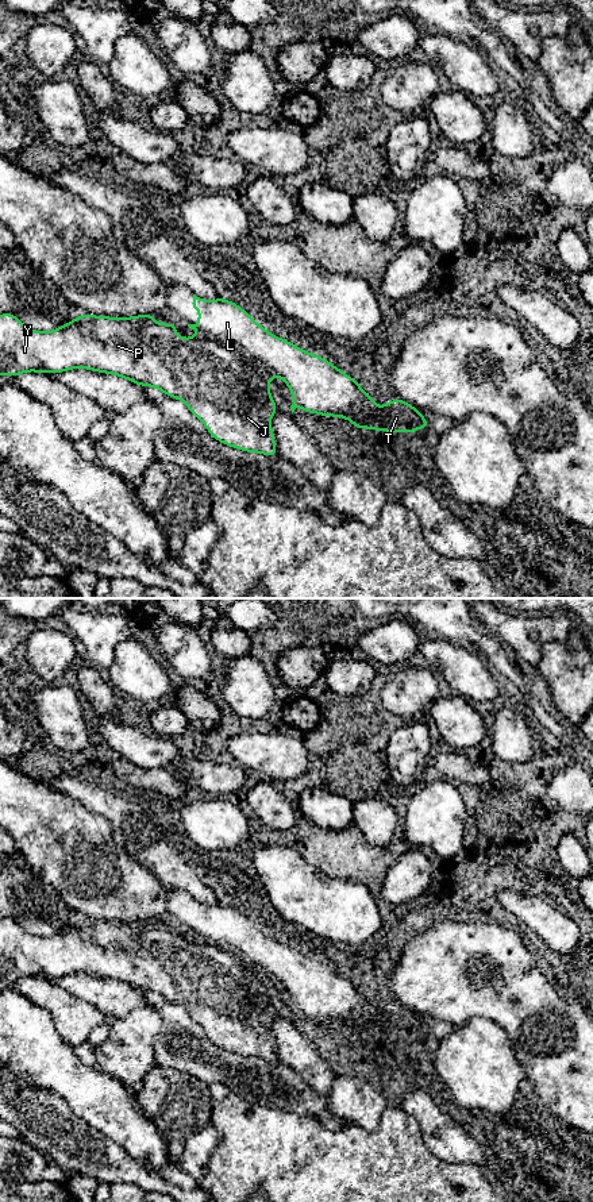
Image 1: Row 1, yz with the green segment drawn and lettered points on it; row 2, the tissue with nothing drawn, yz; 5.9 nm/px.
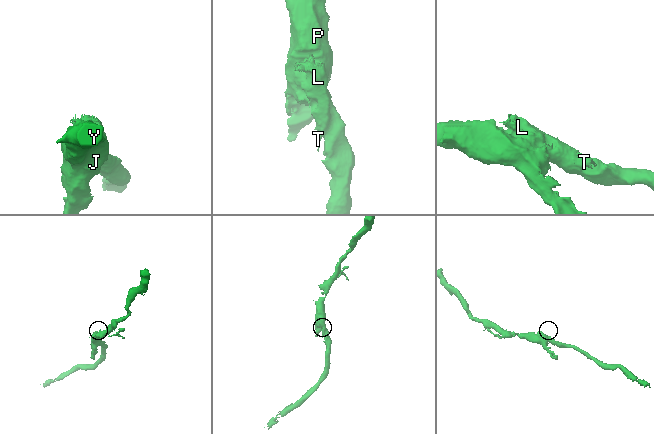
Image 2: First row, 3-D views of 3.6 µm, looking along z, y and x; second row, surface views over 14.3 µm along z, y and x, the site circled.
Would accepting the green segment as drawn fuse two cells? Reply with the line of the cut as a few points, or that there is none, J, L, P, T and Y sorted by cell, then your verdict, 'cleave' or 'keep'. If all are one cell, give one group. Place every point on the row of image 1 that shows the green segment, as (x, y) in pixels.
yz (199, 334), (241, 336), (257, 331), (274, 373) | J P Y / L T | cleave

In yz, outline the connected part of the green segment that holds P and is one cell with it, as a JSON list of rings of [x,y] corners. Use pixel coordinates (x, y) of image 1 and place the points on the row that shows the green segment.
[[[1,313],[0,375],[16,377],[27,371],[58,374],[82,367],[123,377],[184,401],[217,442],[242,451],[277,456],[270,417],[280,411],[267,388],[274,371],[269,365],[272,358],[261,351],[259,335],[272,338],[266,330],[244,331],[242,338],[178,338],[176,324],[157,324],[151,313],[132,317],[82,313],[54,331],[41,332],[24,325],[14,313]]]

